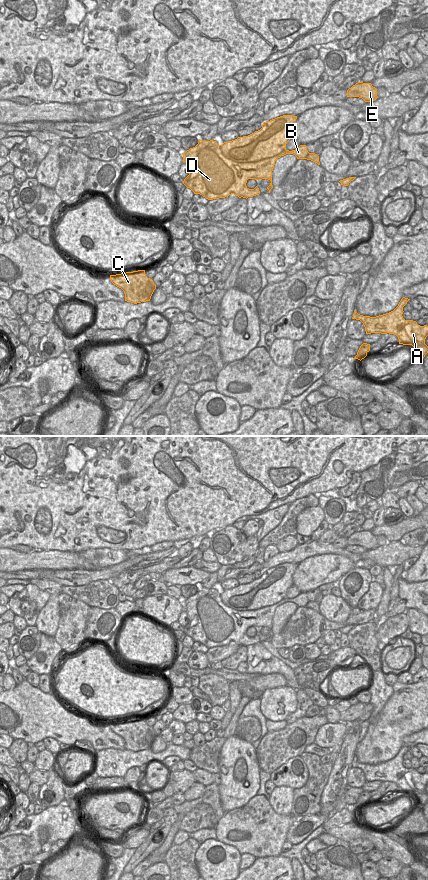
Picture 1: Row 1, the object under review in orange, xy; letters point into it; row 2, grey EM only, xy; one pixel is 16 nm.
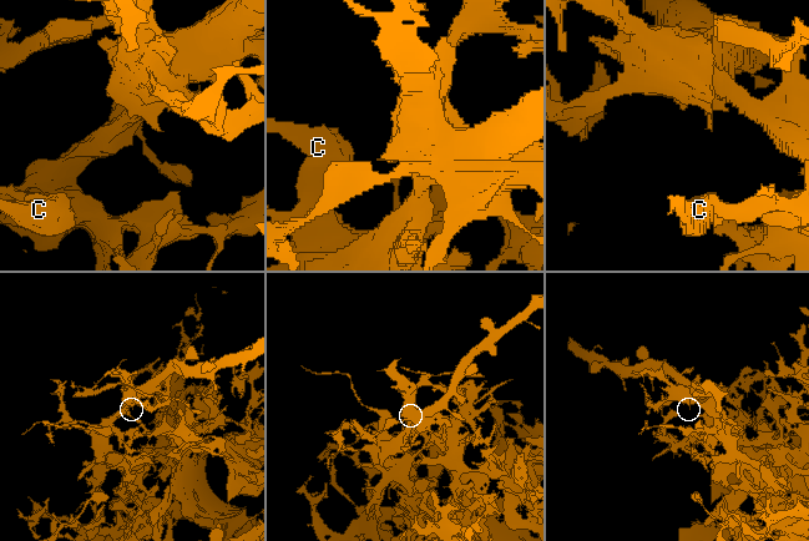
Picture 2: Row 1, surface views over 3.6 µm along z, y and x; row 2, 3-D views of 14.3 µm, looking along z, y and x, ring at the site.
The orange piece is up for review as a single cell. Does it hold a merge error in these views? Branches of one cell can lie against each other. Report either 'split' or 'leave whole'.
split

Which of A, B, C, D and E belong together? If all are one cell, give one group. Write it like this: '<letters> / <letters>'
A B C D / E

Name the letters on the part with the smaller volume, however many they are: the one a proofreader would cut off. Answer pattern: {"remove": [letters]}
{"remove": ["E"]}

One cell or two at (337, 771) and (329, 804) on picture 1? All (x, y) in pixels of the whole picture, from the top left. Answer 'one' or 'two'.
one

